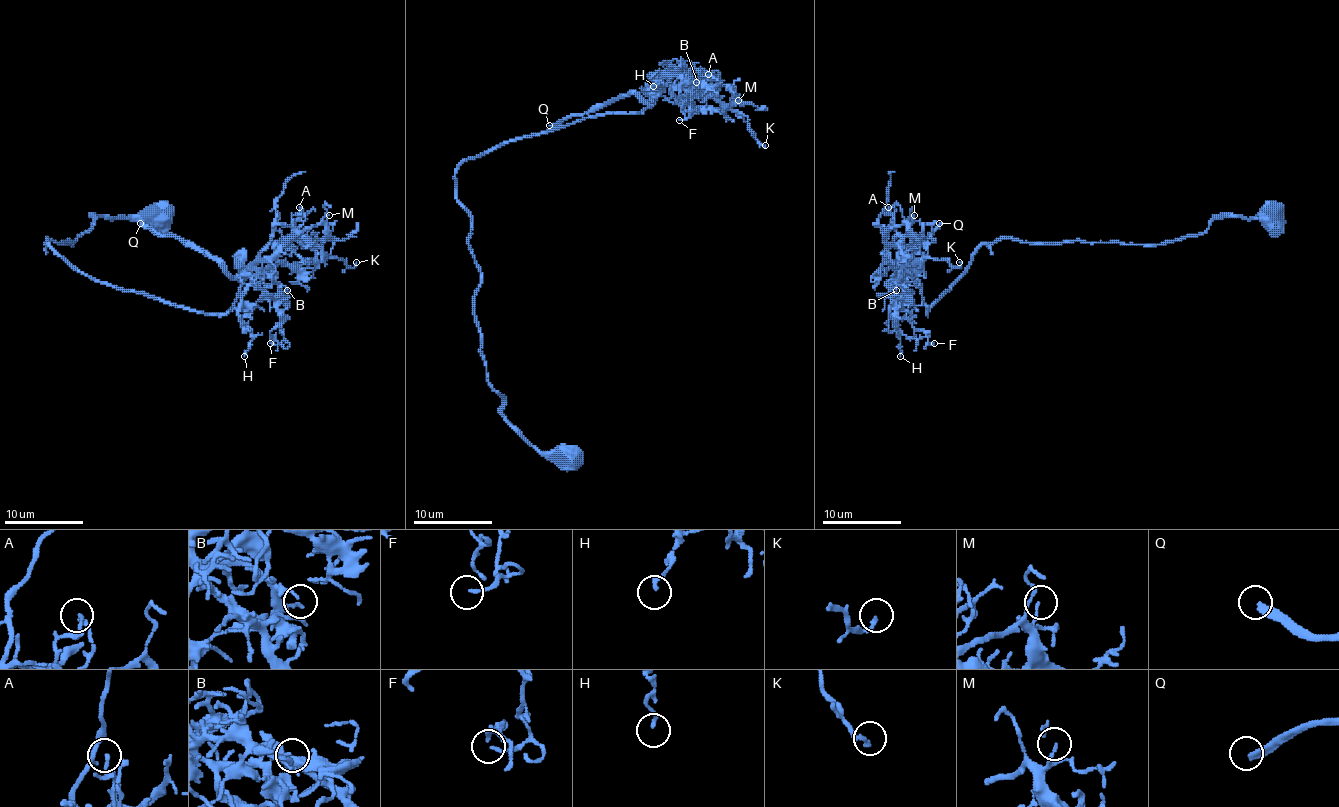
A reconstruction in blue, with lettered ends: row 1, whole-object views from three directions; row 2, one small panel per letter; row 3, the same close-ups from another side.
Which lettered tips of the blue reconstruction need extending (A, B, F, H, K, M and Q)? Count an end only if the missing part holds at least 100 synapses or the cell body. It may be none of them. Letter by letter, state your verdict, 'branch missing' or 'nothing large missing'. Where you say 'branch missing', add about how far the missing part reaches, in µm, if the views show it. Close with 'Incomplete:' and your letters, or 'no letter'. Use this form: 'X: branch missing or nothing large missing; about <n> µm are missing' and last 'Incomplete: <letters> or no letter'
A: nothing large missing
B: nothing large missing
F: nothing large missing
H: nothing large missing
K: nothing large missing
M: nothing large missing
Q: branch missing; about 35 µm are missing
Incomplete: Q

